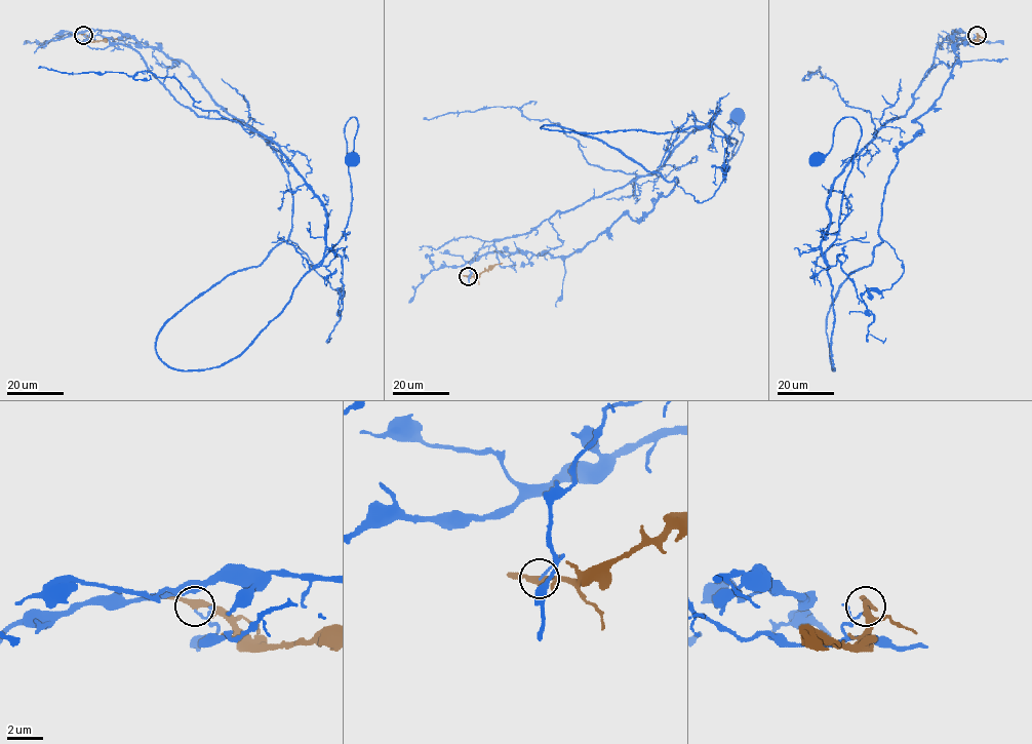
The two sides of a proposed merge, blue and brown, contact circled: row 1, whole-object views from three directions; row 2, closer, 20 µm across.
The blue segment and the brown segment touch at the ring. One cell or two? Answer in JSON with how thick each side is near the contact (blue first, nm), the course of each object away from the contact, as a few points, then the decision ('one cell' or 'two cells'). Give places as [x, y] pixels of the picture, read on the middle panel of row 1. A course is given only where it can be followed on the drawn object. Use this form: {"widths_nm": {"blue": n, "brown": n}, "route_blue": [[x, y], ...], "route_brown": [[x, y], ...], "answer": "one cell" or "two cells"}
{"widths_nm": {"blue": 100, "brown": 360}, "route_blue": [[469, 276], [480, 248], [650, 174], [711, 120], [736, 140], [729, 160], [743, 140], [736, 116]], "route_brown": [[469, 276], [477, 276], [502, 263]], "answer": "two cells"}

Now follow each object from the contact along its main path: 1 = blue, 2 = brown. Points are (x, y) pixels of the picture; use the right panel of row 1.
1: (977, 35), (938, 45), (903, 116), (835, 179), (825, 257), (860, 123), (840, 120), (818, 158)
2: (977, 35), (976, 41), (964, 38)

